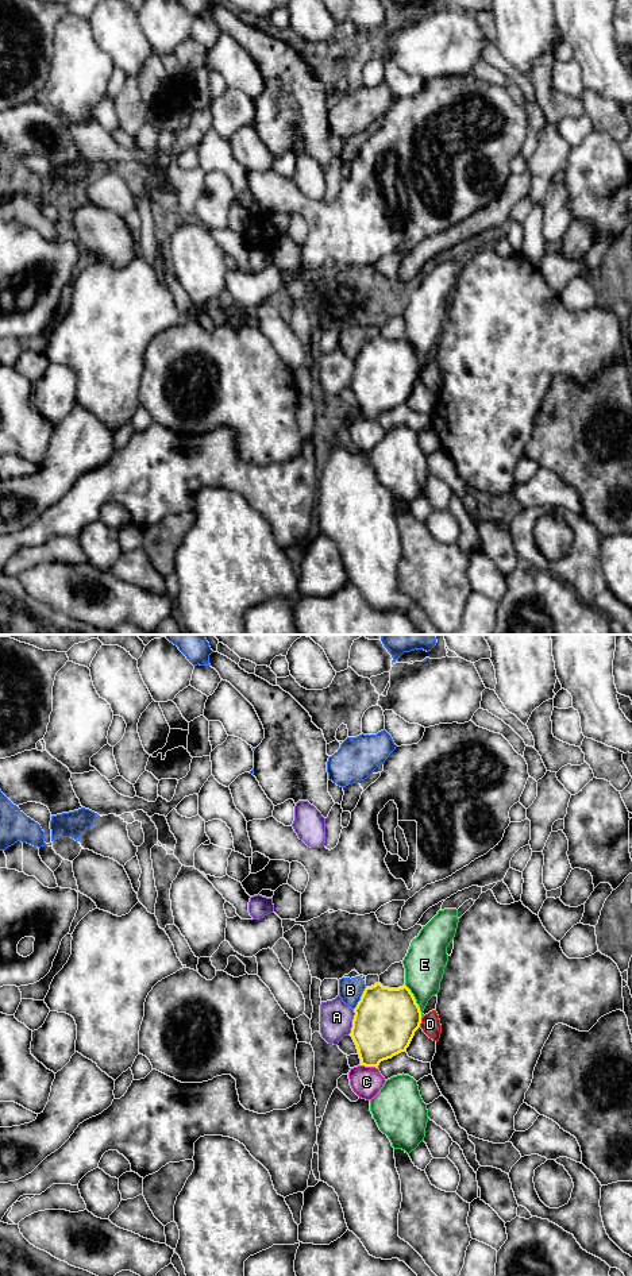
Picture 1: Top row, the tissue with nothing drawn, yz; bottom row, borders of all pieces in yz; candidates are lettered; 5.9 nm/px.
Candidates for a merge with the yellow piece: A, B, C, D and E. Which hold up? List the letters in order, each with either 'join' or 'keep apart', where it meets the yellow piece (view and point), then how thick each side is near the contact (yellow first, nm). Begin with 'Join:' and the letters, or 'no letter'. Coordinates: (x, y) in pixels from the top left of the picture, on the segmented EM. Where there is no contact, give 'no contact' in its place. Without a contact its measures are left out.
Join: no letter
A: keep apart; contact yz (353, 1021); calibres 380 and 190 nm
B: keep apart; contact yz (361, 998); calibres 380 and 140 nm
C: keep apart; contact yz (369, 1066); calibres 360 and 190 nm
D: keep apart; contact yz (420, 1022); calibres 380 and 110 nm
E: keep apart; contact yz (415, 1001); calibres 380 and 240 nm

